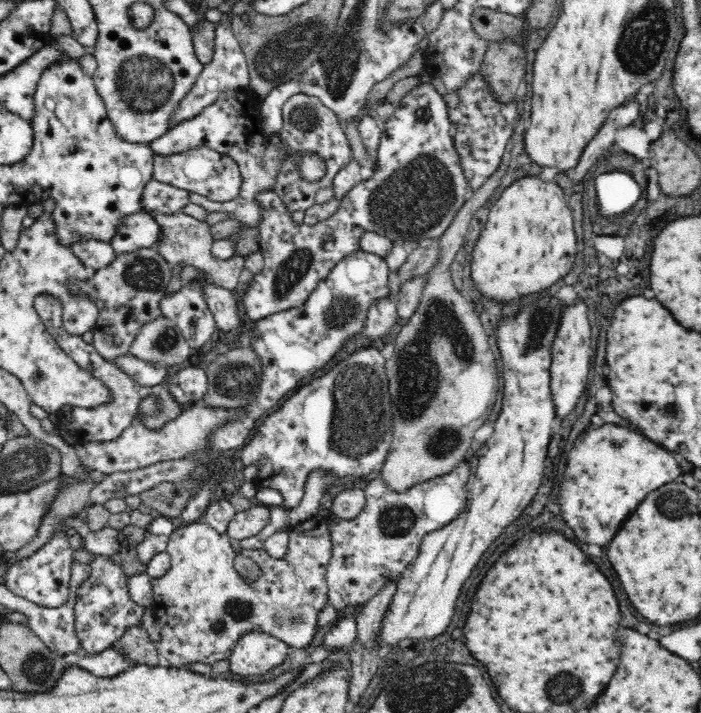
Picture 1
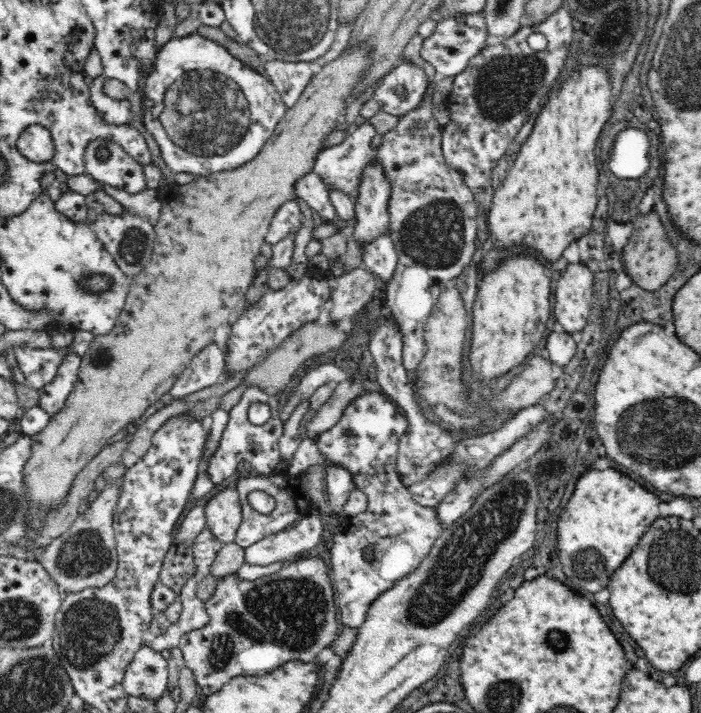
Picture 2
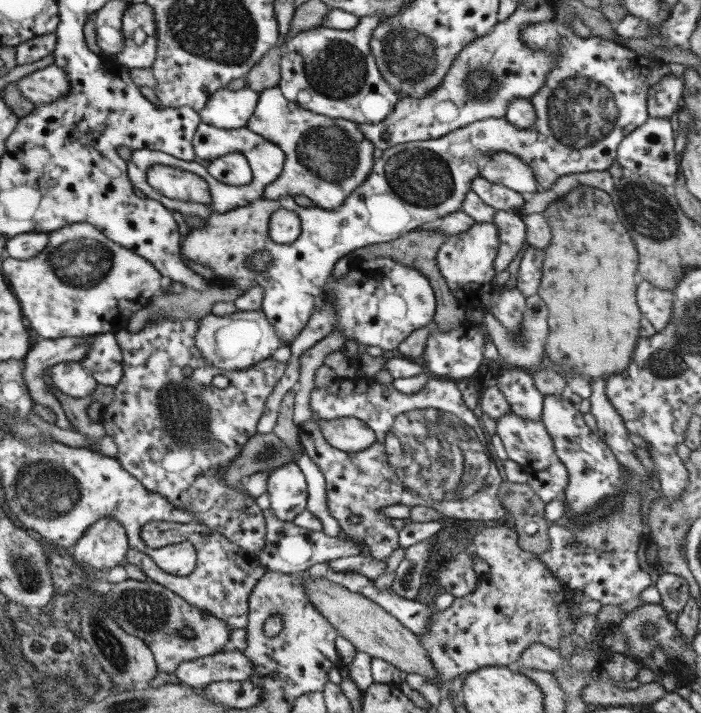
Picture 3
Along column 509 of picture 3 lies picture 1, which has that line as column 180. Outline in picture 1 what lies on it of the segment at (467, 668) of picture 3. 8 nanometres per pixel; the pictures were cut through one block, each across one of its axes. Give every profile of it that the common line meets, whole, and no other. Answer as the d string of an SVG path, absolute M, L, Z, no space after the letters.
M314 516L312 520L290 526L288 530L290 530L288 550L282 558L270 558L270 562L260 564L258 550L240 552L242 556L252 558L260 568L260 576L254 582L248 582L240 572L236 572L234 560L238 552L232 550L228 534L222 534L222 532L218 534L218 530L200 522L200 524L190 524L186 528L180 528L170 536L166 552L172 558L172 566L164 576L150 580L152 590L154 590L154 604L150 608L154 612L158 628L162 628L162 642L156 642L156 650L160 656L168 660L168 666L186 668L192 662L202 662L210 666L224 660L228 662L234 652L234 646L238 646L238 640L250 632L270 634L282 640L290 650L296 650L296 648L306 650L312 644L320 628L318 614L328 604L330 586L326 582L326 568L332 560L330 522L322 516Z

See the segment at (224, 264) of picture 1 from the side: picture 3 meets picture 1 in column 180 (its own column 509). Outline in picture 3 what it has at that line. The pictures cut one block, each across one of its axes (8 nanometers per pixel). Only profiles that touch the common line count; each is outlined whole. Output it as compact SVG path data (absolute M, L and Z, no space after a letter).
M505 210L495 212L493 224L497 228L497 242L499 242L497 256L495 256L495 272L499 274L501 270L507 270L507 264L523 248L527 230L521 216Z

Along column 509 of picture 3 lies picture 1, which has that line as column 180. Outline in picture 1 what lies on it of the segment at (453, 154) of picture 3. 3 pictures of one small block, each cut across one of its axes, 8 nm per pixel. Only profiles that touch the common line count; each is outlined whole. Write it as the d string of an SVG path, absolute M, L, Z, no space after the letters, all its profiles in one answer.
M250 86L248 88L226 88L224 92L220 92L218 100L212 102L210 106L206 106L198 116L180 122L178 126L174 126L174 130L168 130L164 136L150 142L150 148L154 150L154 154L160 154L160 156L184 154L188 150L196 150L196 148L204 146L204 148L220 152L222 156L228 156L230 160L238 162L238 166L242 170L242 190L240 190L238 198L234 198L232 202L226 202L226 204L214 204L206 196L190 194L190 202L202 206L208 214L210 212L228 214L228 218L238 220L246 228L256 228L256 230L260 228L260 222L264 218L264 212L262 212L260 204L256 202L256 198L262 192L276 190L278 174L280 174L282 166L292 158L290 148L284 142L284 138L280 136L280 132L268 132L264 128L262 102L258 98L260 96L256 96L250 90Z

